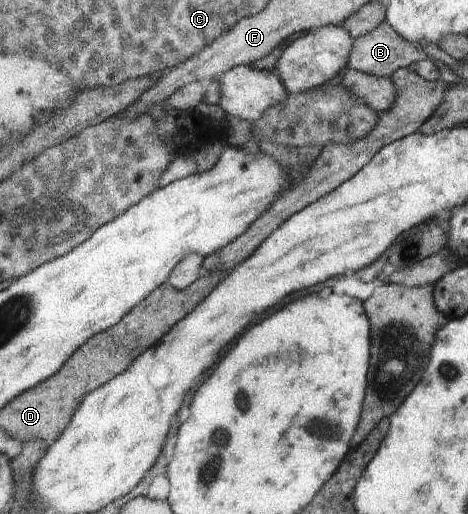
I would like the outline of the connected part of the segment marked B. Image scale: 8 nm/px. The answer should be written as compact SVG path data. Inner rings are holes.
M386 21L380 22L372 32L368 32L360 38L353 38L353 40L347 66L350 69L358 70L358 72L376 76L376 78L390 78L398 68L408 68L412 62L417 63L426 56L434 56L437 45L424 42L424 44L416 46L416 44L404 40Z

